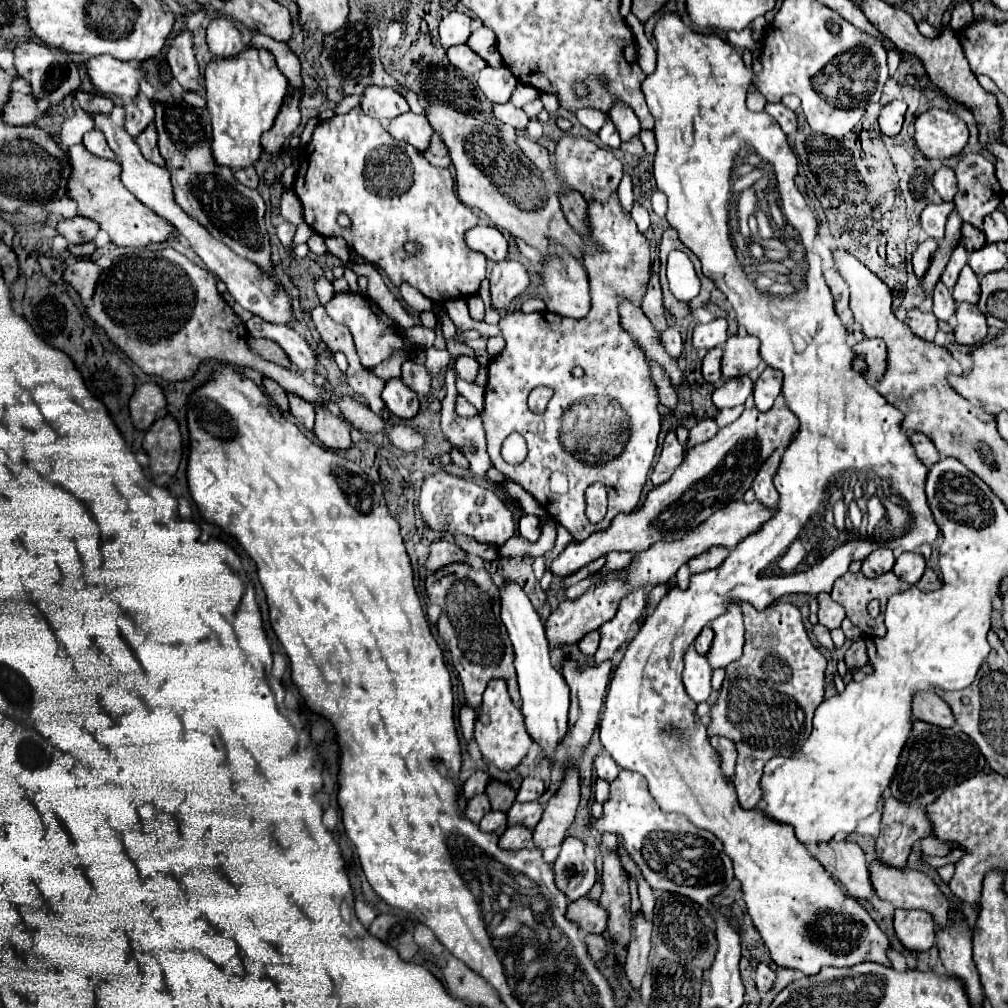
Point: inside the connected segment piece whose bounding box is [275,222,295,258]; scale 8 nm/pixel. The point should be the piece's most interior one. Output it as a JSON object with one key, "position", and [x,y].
{"position":[286,231]}

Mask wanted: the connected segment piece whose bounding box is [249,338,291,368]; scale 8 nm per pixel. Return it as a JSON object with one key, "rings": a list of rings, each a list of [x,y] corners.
{"rings":[[[249,338],[249,348],[259,354],[261,358],[275,362],[279,366],[289,368],[291,360],[287,360],[287,354],[283,352],[283,348],[279,348],[279,344],[275,344],[273,340],[265,340],[265,338]]]}

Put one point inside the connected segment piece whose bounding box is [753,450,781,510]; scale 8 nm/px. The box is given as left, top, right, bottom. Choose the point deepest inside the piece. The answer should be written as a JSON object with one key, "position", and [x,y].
{"position":[763,487]}

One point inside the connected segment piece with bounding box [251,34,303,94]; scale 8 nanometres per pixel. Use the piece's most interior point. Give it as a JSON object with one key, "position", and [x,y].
{"position":[288,63]}

